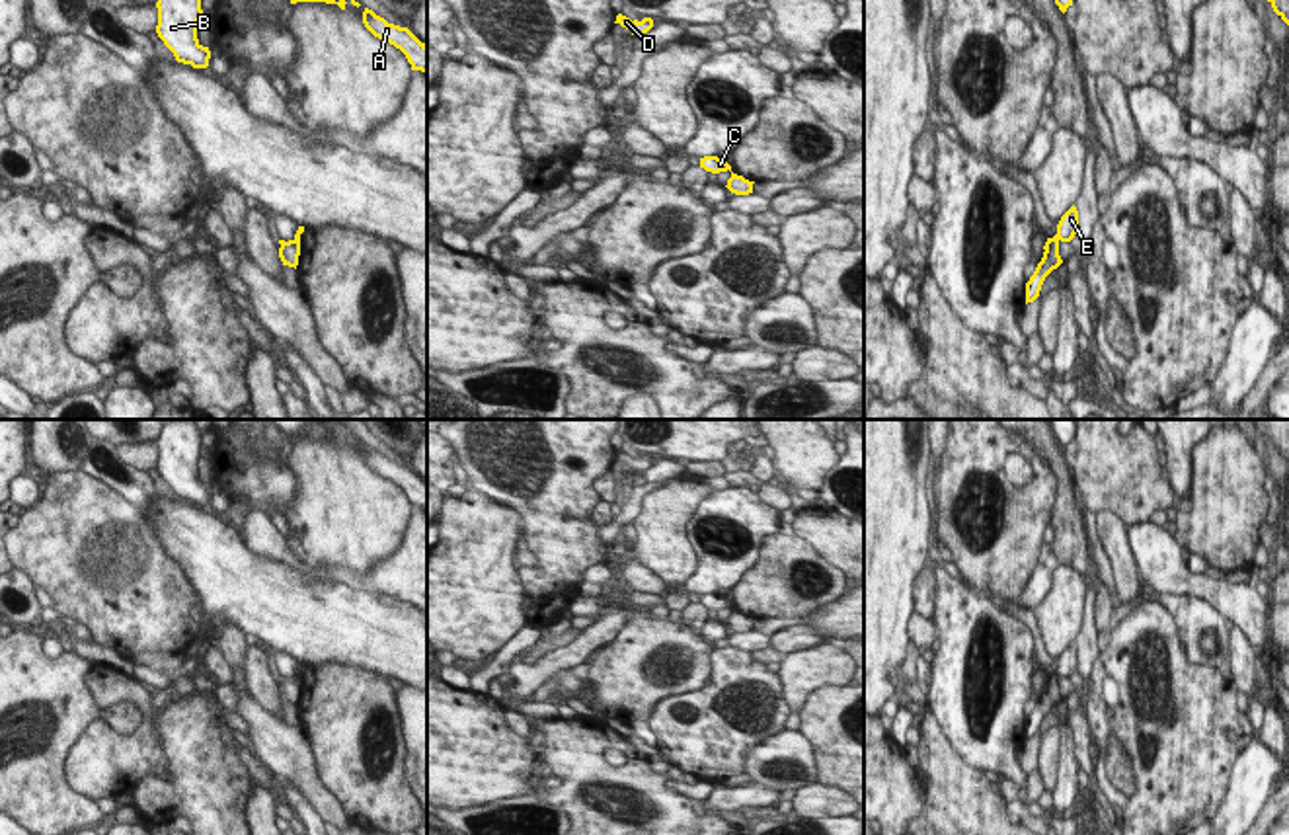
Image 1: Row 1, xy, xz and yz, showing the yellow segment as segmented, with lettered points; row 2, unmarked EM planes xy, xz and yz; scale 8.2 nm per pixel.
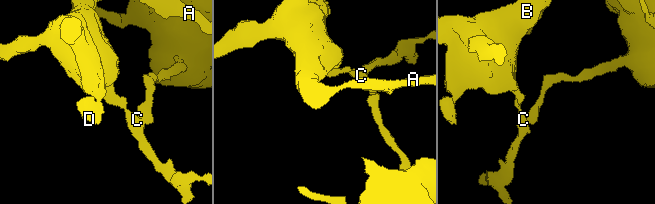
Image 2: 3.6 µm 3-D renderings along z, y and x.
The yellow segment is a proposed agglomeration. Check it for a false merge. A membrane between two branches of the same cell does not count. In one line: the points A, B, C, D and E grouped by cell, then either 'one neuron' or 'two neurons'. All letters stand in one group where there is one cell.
A B C D / E | two neurons

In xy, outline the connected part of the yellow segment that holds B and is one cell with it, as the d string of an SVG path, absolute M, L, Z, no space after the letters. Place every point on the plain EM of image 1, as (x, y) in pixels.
M168 419L156 439L156 470L177 499L207 505L211 488L197 476L197 458L203 455L201 431L193 419Z

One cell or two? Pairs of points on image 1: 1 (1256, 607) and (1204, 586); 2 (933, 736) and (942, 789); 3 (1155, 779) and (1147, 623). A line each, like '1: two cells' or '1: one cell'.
1: one cell
2: one cell
3: one cell

